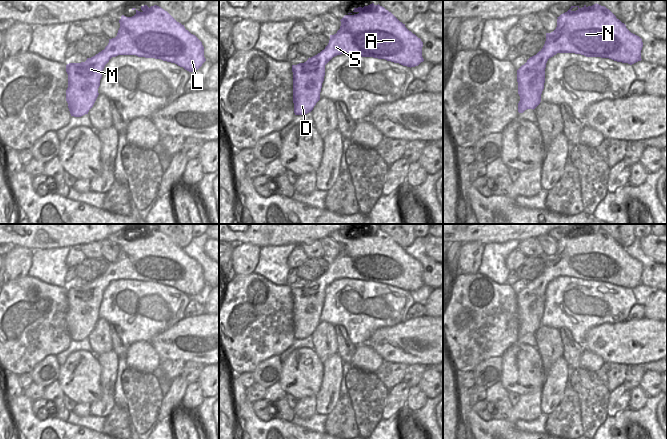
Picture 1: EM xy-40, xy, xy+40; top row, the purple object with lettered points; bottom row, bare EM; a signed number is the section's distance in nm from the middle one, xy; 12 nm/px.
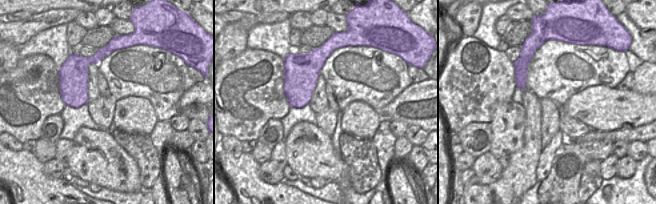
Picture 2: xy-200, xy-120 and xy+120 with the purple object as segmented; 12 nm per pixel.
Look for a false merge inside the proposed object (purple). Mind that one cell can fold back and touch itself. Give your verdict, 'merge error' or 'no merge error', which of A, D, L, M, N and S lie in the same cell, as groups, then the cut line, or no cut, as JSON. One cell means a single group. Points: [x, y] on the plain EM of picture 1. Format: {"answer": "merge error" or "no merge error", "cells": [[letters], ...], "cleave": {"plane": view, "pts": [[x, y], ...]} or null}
{"answer": "no merge error", "cells": [["A", "D", "L", "M", "N", "S"]], "cleave": null}

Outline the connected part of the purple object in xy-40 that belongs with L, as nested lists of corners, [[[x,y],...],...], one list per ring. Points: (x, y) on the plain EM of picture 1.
[[[147,229],[141,230],[141,236],[136,232],[132,232],[132,234],[135,234],[136,238],[132,241],[121,240],[117,260],[109,263],[109,267],[104,274],[91,282],[87,282],[85,286],[69,287],[66,289],[66,296],[68,298],[66,325],[71,340],[81,341],[88,338],[89,334],[93,331],[99,319],[98,312],[102,302],[102,295],[112,281],[118,279],[136,279],[138,281],[161,283],[163,285],[175,287],[189,296],[198,294],[206,285],[202,266],[195,259],[186,254],[184,249],[177,246],[167,235],[157,229],[151,230],[150,232]]]

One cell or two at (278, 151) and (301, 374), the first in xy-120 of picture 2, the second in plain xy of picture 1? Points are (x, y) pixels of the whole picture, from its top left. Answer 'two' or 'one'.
two

